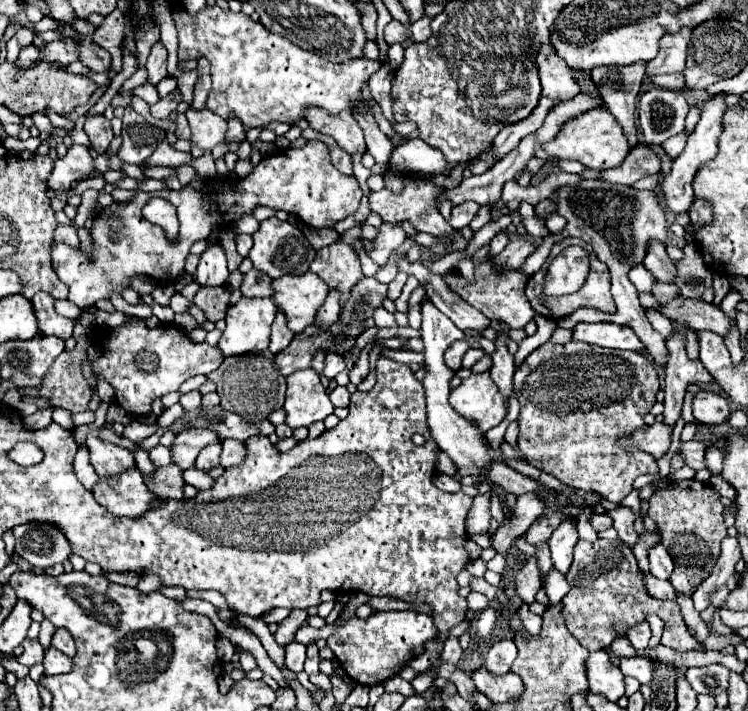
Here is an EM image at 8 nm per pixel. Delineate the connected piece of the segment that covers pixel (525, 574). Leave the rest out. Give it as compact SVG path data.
M532 556L526 560L526 564L516 572L516 592L518 596L526 602L532 604L536 592L542 588L540 580L540 570L538 570L538 560Z

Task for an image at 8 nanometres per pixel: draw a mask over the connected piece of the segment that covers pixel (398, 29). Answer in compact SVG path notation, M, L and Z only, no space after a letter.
M392 20L386 30L384 30L384 40L392 46L392 44L402 44L406 40L406 28L398 22L398 20Z

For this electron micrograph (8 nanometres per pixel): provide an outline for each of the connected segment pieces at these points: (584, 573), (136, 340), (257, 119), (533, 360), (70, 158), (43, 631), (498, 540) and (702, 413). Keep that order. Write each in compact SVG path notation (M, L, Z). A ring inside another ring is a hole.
M598 538L596 542L578 540L574 546L574 562L566 580L570 584L570 592L562 600L562 616L570 634L586 650L596 652L610 646L618 636L626 636L628 628L644 622L648 614L656 614L664 620L662 645L674 650L698 650L698 642L688 632L680 606L676 602L650 596L632 548L624 542L616 544L616 540L606 538Z
M134 318L130 324L112 328L102 340L102 356L94 364L96 376L102 374L114 386L116 404L122 406L130 416L144 416L152 410L156 398L178 390L178 386L196 376L210 374L222 362L224 354L218 346L208 346L206 342L194 344L182 330L174 324L164 324L156 328L146 328L144 320Z
M218 6L204 8L198 16L190 14L176 14L174 16L176 28L178 28L178 60L198 58L206 56L210 60L210 74L212 74L212 90L208 96L206 108L214 110L218 116L228 118L230 114L236 114L244 126L262 126L268 122L286 122L290 126L298 124L306 118L306 112L310 108L320 108L330 114L340 112L372 112L372 104L362 98L362 88L368 84L370 76L380 70L378 60L346 60L342 64L328 62L308 50L302 50L294 46L290 40L280 38L278 34L264 28L260 22L252 22L250 16L238 12L222 12Z
M584 342L544 344L518 366L514 390L520 400L518 450L526 456L528 464L554 474L572 488L596 492L608 502L622 502L634 490L632 484L640 474L658 474L654 456L620 444L620 438L646 426L644 416L654 406L656 392L660 390L656 368L642 352L606 350Z
M72 144L68 148L68 154L64 158L56 160L54 170L48 178L48 186L54 190L68 190L70 182L82 180L82 178L88 178L94 174L98 174L98 172L94 168L94 158L90 156L90 148Z
M42 620L42 628L40 628L38 642L40 642L44 648L48 648L48 646L50 646L50 638L52 638L54 630L56 630L56 626L54 626L50 620Z
M538 494L518 496L510 522L506 522L506 526L502 526L502 530L496 530L494 534L492 546L496 548L496 552L506 554L508 548L512 546L512 540L524 534L532 526L532 522L542 514L542 510L544 510L544 502L538 498Z
M698 392L692 400L692 412L700 424L710 424L710 426L726 422L728 416L732 414L730 402L714 392Z

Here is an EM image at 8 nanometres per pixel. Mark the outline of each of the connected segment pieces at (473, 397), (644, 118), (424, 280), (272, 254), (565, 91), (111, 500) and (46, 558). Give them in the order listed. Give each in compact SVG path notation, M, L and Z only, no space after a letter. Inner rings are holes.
M490 372L472 374L462 380L462 384L450 392L450 404L464 418L476 420L484 432L498 426L508 408L506 398L500 394L498 386L494 386Z
M652 88L642 92L638 102L638 120L642 138L650 146L660 146L670 136L684 130L688 102L678 90Z
M400 254L396 264L398 264L398 272L406 272L406 274L418 278L418 282L426 288L426 294L434 302L434 306L440 312L444 312L460 330L474 328L474 330L482 332L490 324L490 320L486 316L482 316L478 310L474 310L474 306L470 306L468 302L464 302L462 298L458 298L458 294L454 294L450 290L450 286L446 284L442 274L430 272L422 264L422 260L410 262L408 254Z
M268 218L260 222L260 228L254 232L254 246L248 254L248 258L254 262L254 268L270 274L272 278L280 278L284 274L302 274L308 270L310 262L314 260L316 250L306 240L300 228L282 222L278 218Z
M548 44L540 46L536 56L536 66L542 82L542 94L554 100L570 100L580 92L574 72L566 70L566 66L562 66L558 58L554 58L554 50Z
M138 468L126 470L118 482L106 482L106 478L102 478L94 488L94 496L108 512L126 518L144 516L156 498Z
M28 522L28 524L20 524L20 526L12 528L12 534L16 538L14 552L20 554L22 558L26 558L36 568L50 568L54 564L62 564L72 554L72 548L70 548L70 542L68 542L66 534L58 526L54 526L50 522Z

